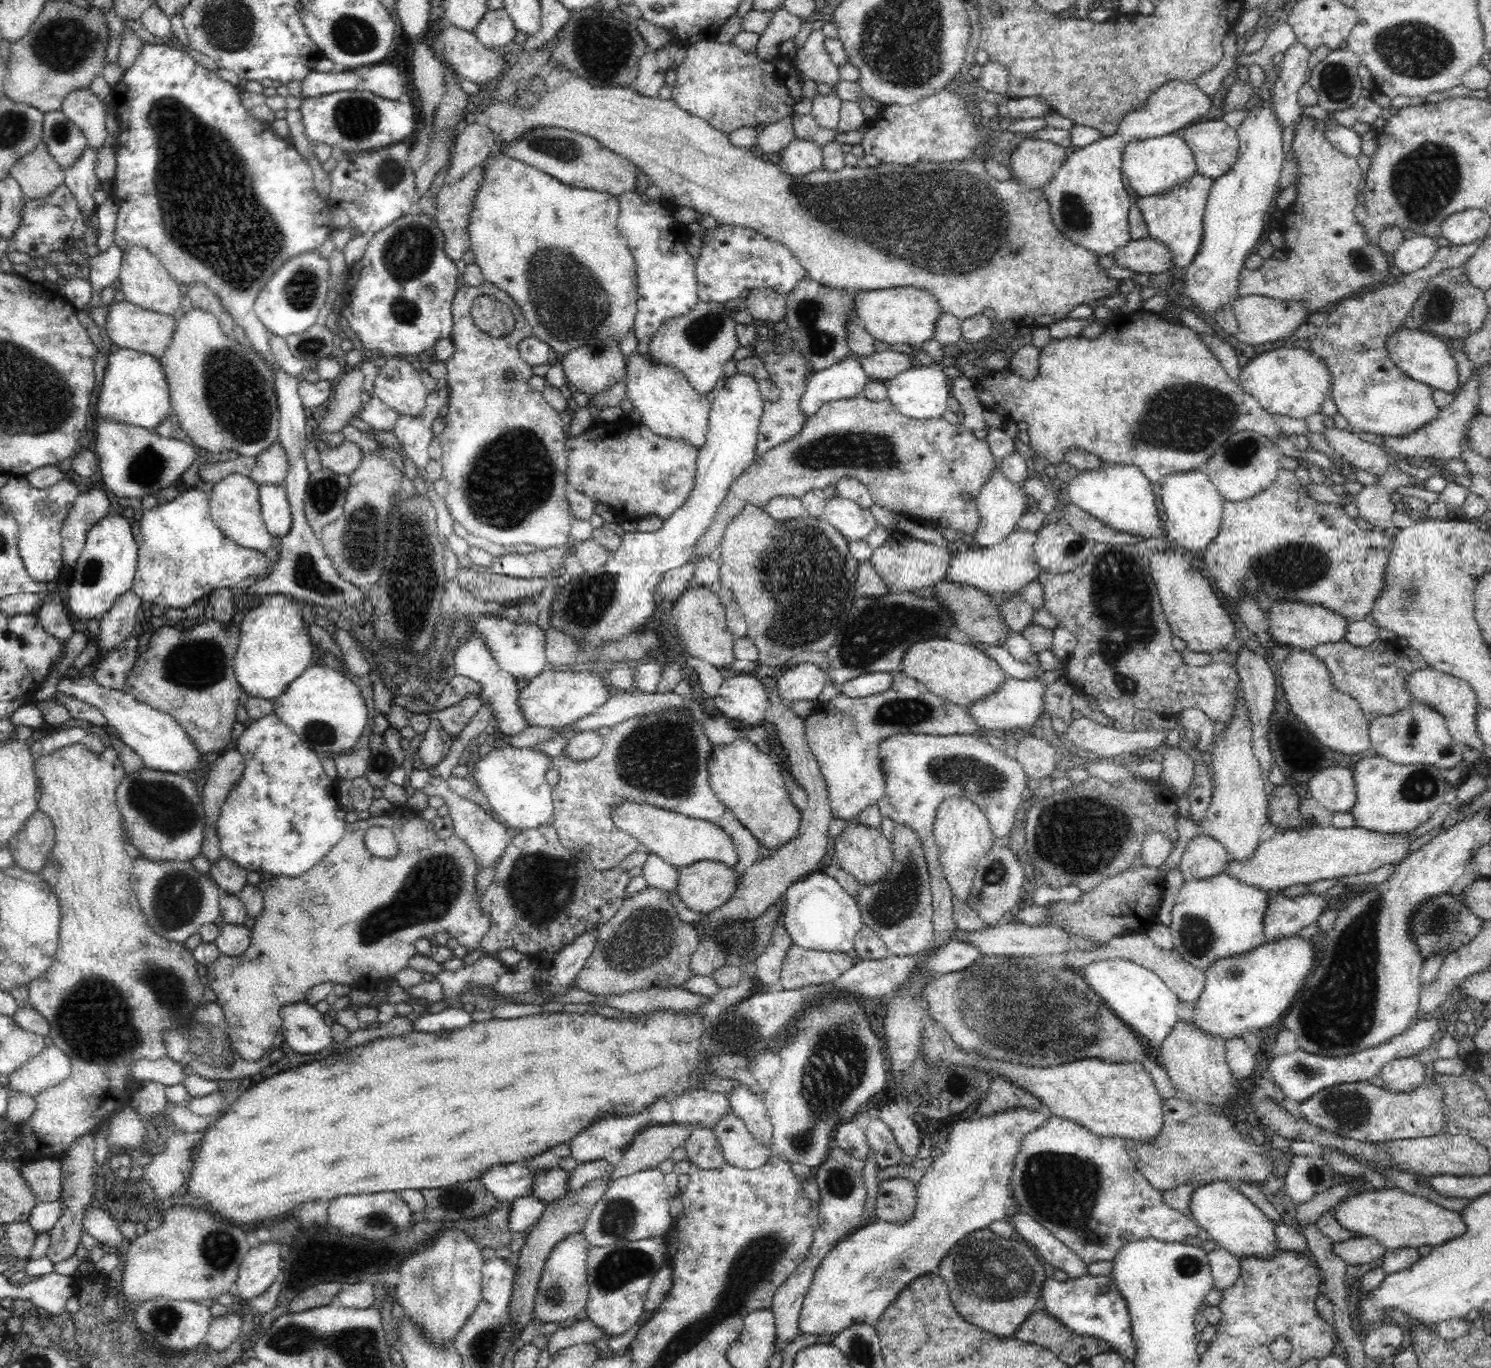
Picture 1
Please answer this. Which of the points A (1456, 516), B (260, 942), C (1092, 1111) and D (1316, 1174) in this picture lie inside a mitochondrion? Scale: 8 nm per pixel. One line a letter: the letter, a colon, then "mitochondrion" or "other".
A: other
B: other
C: other
D: mitochondrion

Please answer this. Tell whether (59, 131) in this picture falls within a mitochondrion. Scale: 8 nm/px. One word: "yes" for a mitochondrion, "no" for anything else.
yes

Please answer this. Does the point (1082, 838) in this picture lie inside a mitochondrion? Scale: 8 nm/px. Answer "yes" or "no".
yes

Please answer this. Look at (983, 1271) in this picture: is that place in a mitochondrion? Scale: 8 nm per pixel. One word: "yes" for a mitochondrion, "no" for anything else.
yes

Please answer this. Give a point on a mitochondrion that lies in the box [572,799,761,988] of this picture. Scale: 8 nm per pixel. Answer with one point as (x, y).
(644, 938)

